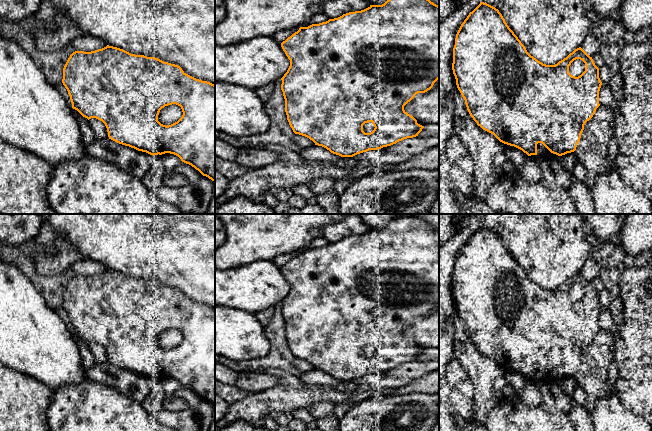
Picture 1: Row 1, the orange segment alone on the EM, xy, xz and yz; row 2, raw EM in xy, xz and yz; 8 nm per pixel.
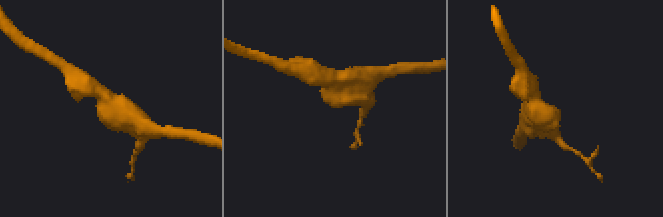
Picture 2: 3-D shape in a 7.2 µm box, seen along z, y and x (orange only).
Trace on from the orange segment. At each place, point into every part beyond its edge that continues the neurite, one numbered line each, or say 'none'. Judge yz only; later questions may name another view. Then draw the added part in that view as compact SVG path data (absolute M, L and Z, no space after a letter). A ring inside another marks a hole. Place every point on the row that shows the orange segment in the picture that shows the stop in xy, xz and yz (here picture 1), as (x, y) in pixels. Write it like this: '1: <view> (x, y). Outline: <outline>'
1: yz (577, 67). Outline: M576 59L569 66L569 73L572 76L578 77L585 71L585 67L585 63L582 60Z

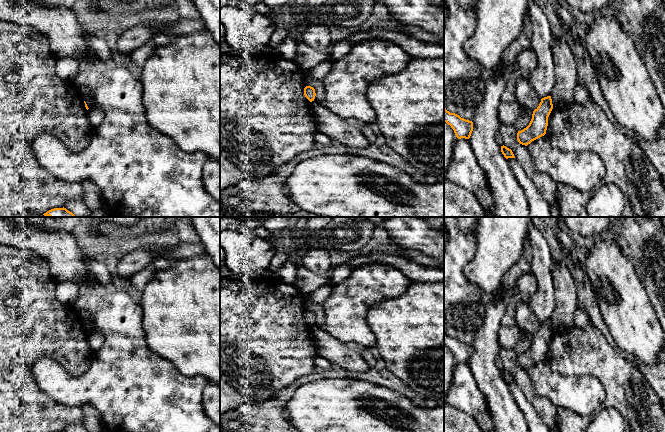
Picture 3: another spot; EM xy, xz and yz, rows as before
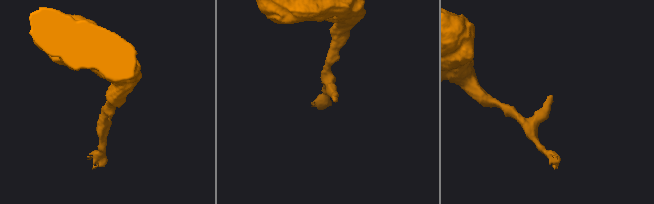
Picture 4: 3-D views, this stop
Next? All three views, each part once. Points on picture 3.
none

